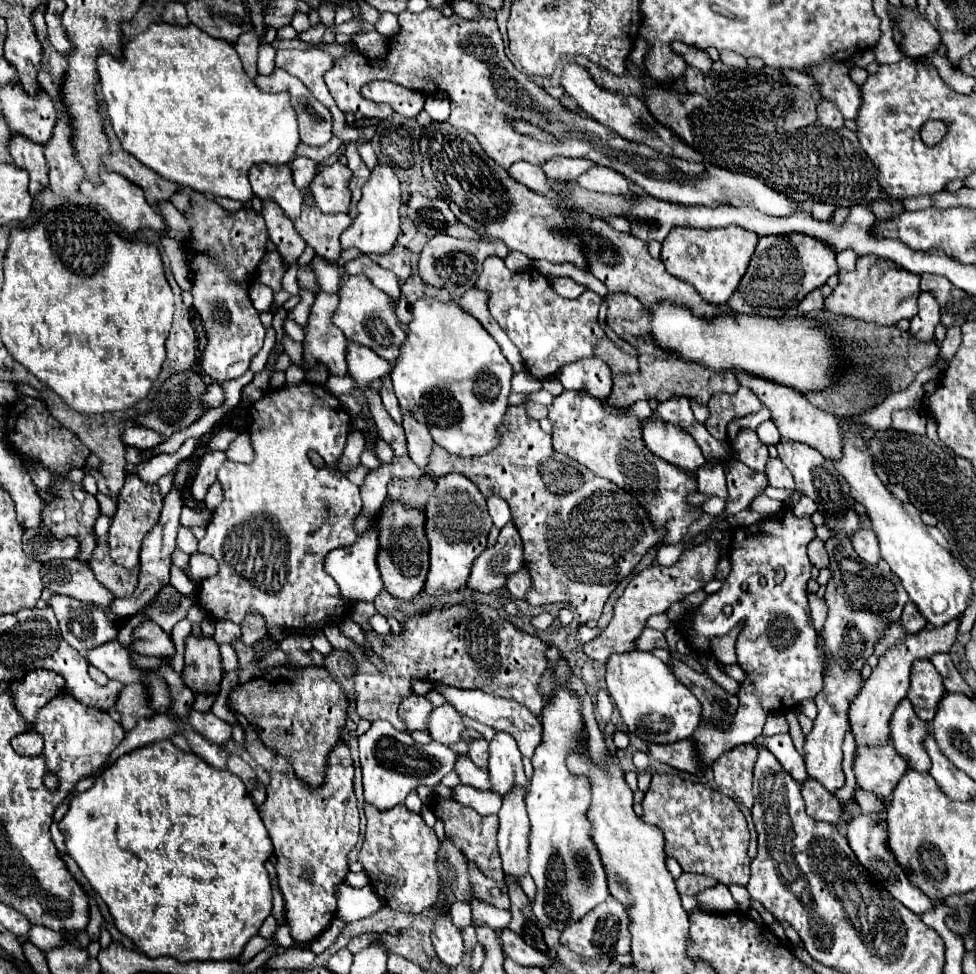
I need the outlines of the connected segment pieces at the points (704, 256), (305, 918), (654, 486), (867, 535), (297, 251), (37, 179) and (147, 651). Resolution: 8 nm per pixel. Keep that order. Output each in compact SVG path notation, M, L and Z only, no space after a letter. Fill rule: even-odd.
M678 226L662 244L662 262L666 270L692 284L700 296L710 304L726 304L728 298L738 288L742 276L746 274L748 262L758 244L758 234L742 226L724 226L724 228L686 228ZM710 286L710 296L708 296Z
M254 724L246 726L244 740L252 758L272 776L270 784L266 786L266 800L260 806L260 816L274 844L278 884L284 894L290 936L298 944L308 944L334 920L336 886L346 880L346 856L358 842L358 806L350 746L344 740L334 746L326 760L324 782L310 788L310 784L296 776L294 766L290 760L286 760L286 756L264 746Z
M564 390L554 398L548 418L554 428L552 444L558 452L578 460L586 468L594 470L594 474L614 480L614 484L626 488L648 510L658 528L666 528L666 538L662 540L664 544L684 540L688 526L702 516L698 506L686 504L686 496L696 492L696 482L686 472L674 468L674 464L668 464L646 448L640 418L616 416L598 398L588 396L588 392L574 390Z
M858 530L858 532L854 532L852 534L852 548L870 566L876 566L876 562L880 560L878 538L874 536L872 530Z
M262 200L262 214L266 220L270 240L276 244L276 250L288 264L294 264L306 248L306 244L296 232L292 220L282 212L282 208L278 208L278 204L274 204L274 200Z
M12 134L8 140L10 156L14 164L30 174L30 194L38 194L48 184L48 164L44 158L44 146L32 142L22 134Z
M144 620L132 630L130 646L134 648L134 652L144 654L144 656L172 658L176 654L172 638L166 636L166 632L152 620Z

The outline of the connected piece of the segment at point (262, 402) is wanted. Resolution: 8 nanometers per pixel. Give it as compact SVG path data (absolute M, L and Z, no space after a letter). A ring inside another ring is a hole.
M300 382L296 386L284 386L278 392L266 392L252 404L250 440L254 448L254 460L250 464L226 460L218 468L218 480L222 484L224 500L214 510L214 516L206 528L206 536L198 542L198 550L218 560L218 574L202 580L198 602L218 620L232 620L240 624L250 610L258 610L266 626L300 628L316 622L342 620L350 604L340 600L336 582L324 572L324 558L330 550L350 546L356 540L352 528L354 518L362 510L358 486L352 484L336 464L344 452L346 436L350 432L350 416L342 408L336 396L320 384ZM314 450L322 456L324 466L316 468L308 452Z

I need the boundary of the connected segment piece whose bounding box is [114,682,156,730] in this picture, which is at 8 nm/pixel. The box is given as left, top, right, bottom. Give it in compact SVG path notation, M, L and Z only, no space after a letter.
M142 682L126 684L126 686L122 688L122 692L120 692L114 708L116 708L116 710L120 712L120 716L122 716L122 726L124 726L124 730L132 730L140 718L146 718L146 716L154 716L154 714L156 714L156 712L150 708L146 684L142 684Z

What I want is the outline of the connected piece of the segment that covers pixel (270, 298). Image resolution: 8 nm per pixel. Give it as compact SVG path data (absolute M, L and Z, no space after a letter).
M254 282L250 286L250 298L252 298L252 304L256 310L270 310L272 308L272 302L274 302L274 292L266 286L266 284L260 284L260 282Z

